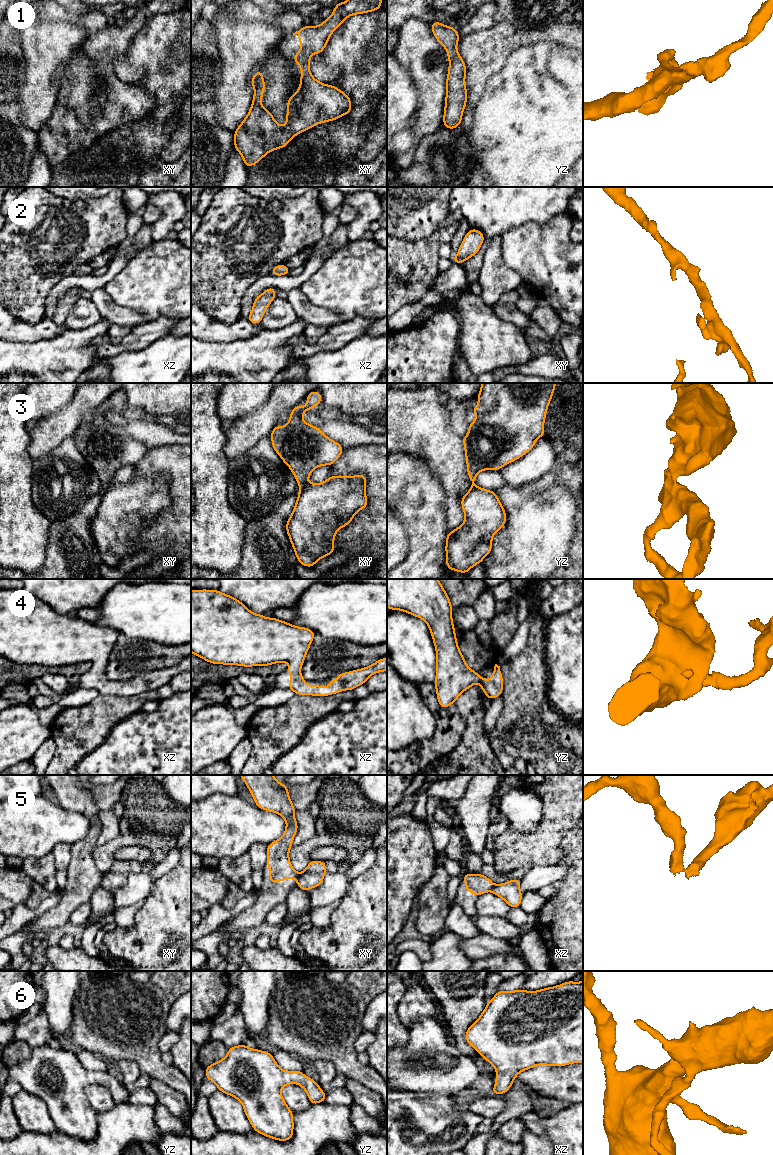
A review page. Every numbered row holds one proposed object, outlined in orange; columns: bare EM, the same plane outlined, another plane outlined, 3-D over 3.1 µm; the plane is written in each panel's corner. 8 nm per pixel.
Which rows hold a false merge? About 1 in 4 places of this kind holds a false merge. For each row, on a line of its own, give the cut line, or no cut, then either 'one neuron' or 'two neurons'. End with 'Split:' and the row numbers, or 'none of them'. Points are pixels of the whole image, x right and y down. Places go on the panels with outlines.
1: no cut | one neuron
2: no cut | one neuron
3: xy (306, 482), (300, 487) | two neurons
4: no cut | one neuron
5: xz (495, 885), (491, 890) | two neurons
6: no cut | one neuron
Split: 3, 5

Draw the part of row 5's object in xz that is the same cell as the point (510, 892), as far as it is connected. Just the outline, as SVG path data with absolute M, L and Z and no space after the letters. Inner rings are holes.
M512 879L506 883L495 885L492 892L502 898L510 908L520 907L523 894L520 892L520 879Z

